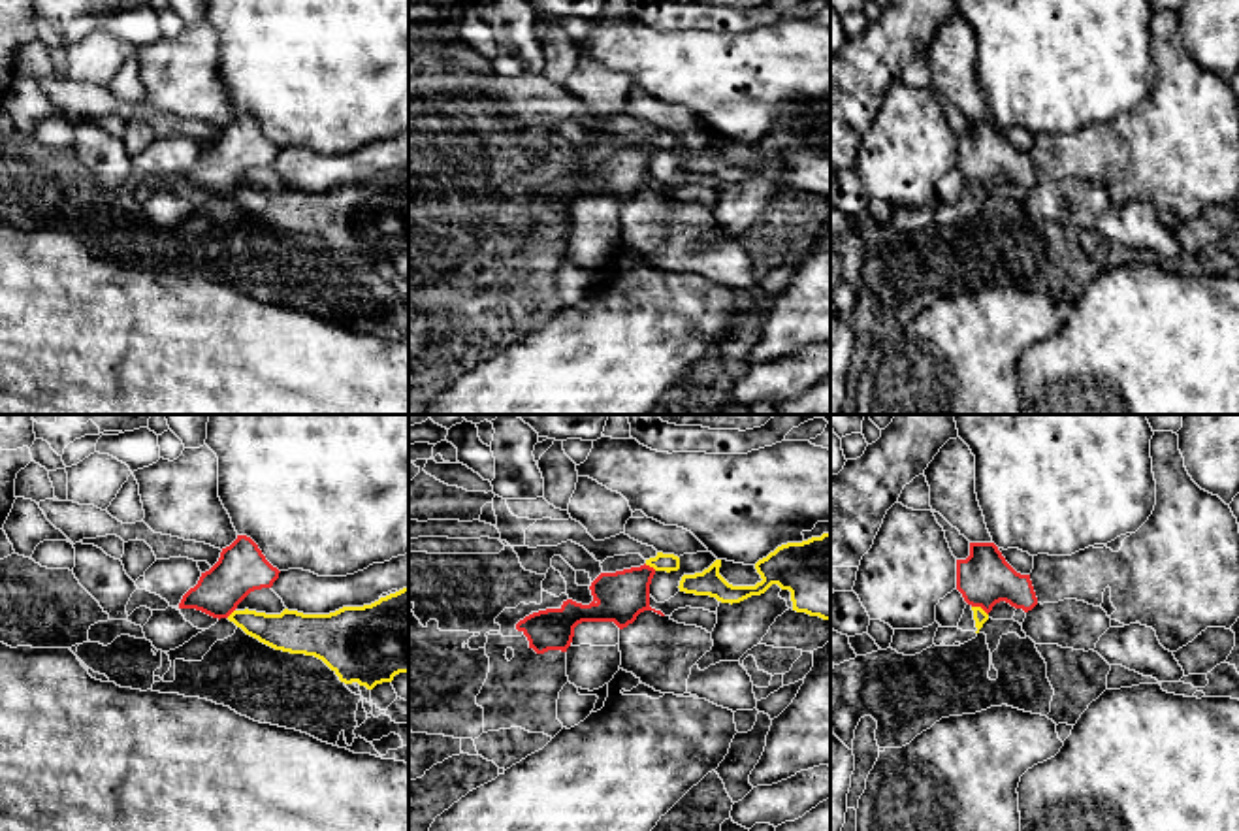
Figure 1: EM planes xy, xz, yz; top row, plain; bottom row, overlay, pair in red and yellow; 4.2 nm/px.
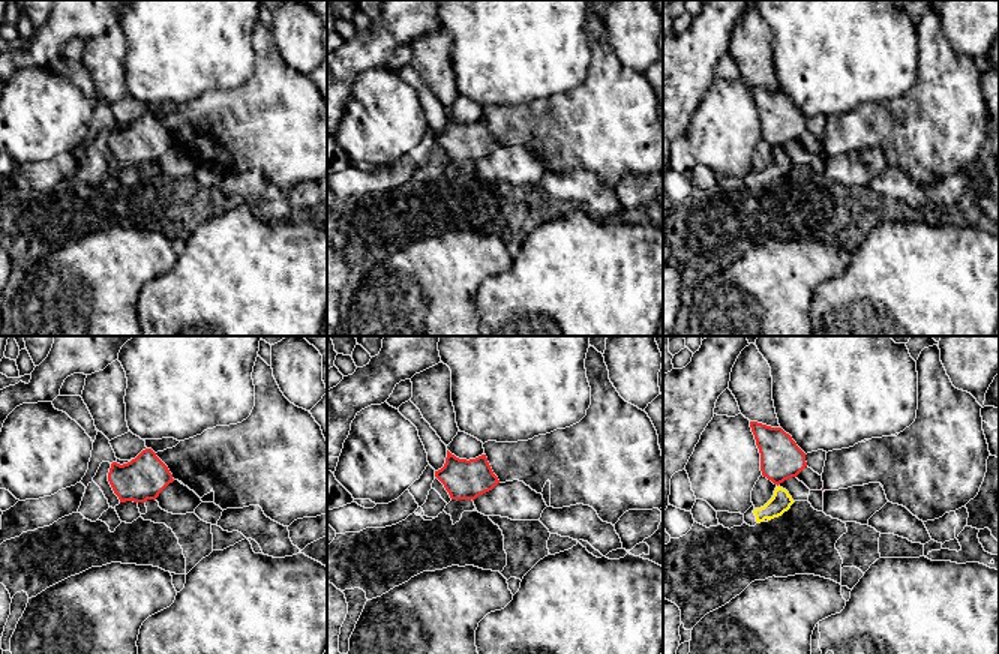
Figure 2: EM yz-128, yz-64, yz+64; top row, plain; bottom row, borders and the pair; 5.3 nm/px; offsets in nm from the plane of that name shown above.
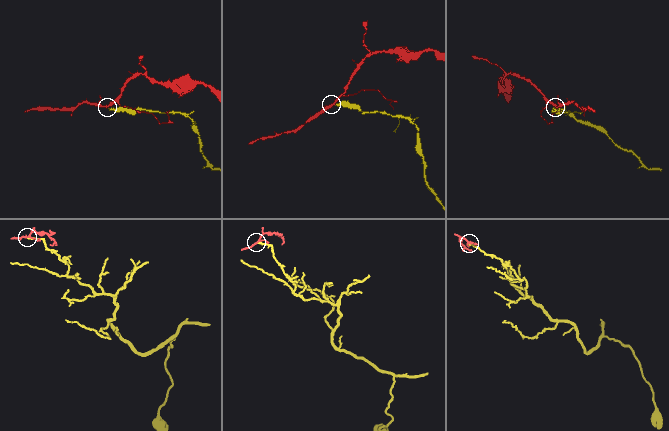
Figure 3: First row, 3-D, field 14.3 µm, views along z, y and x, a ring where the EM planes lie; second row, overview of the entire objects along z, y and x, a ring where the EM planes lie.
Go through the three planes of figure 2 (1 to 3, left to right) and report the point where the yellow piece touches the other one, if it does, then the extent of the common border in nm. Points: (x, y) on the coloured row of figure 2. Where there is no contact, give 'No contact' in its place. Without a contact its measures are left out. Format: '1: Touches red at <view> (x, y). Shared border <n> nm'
1: No contact
2: No contact
3: No contact

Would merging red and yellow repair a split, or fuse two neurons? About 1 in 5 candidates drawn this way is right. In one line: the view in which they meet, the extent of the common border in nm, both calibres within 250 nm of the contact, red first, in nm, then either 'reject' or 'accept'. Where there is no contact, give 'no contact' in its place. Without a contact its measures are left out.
contact in yz; length 80 nm; calibres 240 and 60 nm; reject

